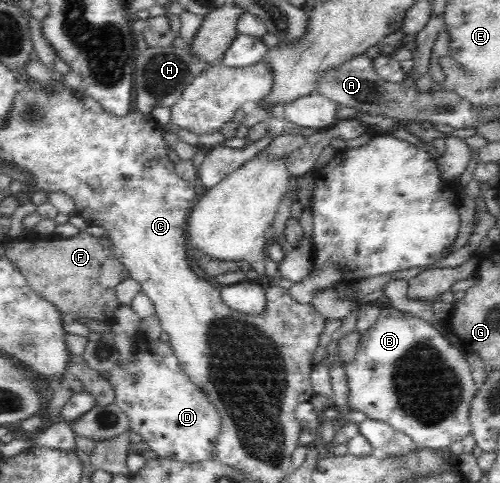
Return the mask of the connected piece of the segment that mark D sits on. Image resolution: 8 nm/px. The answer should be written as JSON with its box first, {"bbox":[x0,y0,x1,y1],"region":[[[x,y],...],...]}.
{"bbox":[108,331,220,463],"region":[[[140,331],[131,339],[131,345],[133,361],[124,368],[111,368],[108,382],[115,390],[114,403],[129,417],[133,437],[147,441],[160,458],[197,463],[212,460],[220,420],[207,394],[187,378],[167,342],[150,341]]]}

